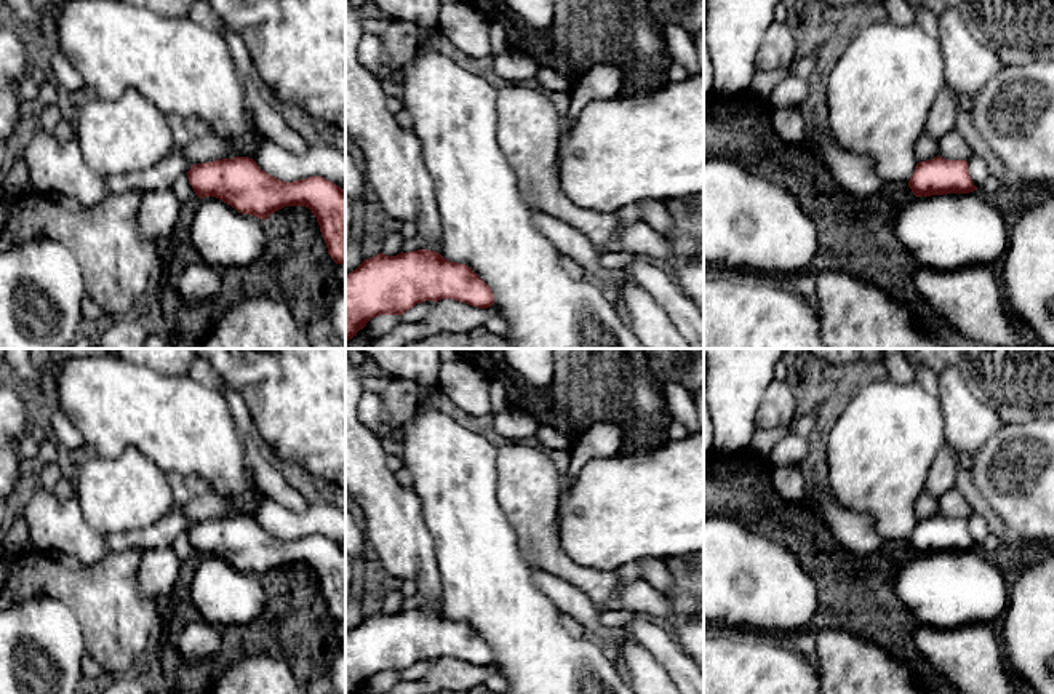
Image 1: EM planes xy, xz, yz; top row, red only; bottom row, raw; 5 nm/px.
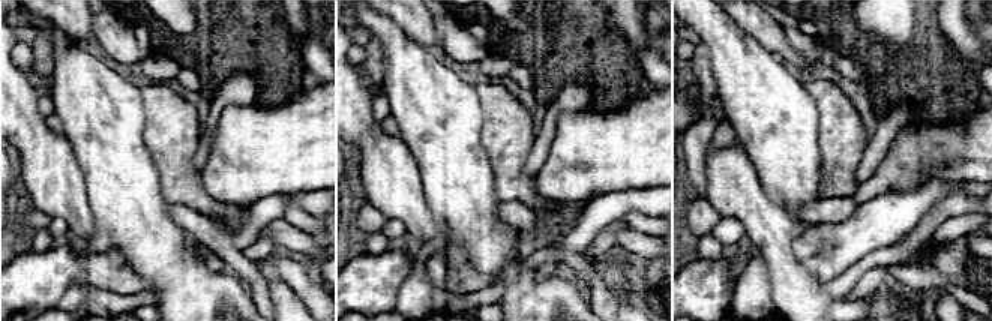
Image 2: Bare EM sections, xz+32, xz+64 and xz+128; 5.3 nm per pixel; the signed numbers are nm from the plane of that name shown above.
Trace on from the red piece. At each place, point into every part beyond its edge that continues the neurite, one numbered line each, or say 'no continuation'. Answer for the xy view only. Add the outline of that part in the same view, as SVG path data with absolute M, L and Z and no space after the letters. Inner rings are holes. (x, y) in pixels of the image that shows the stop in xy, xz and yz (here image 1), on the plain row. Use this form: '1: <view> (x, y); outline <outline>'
no continuation

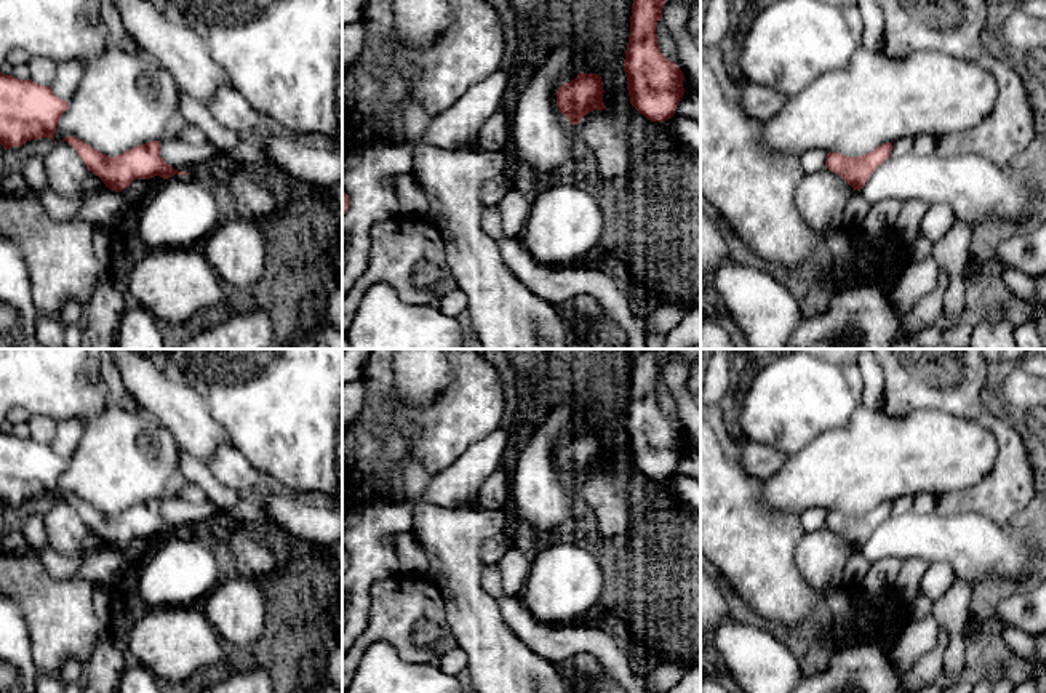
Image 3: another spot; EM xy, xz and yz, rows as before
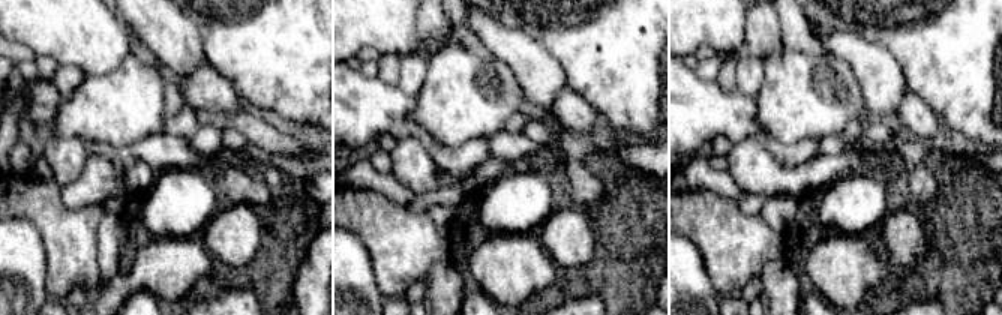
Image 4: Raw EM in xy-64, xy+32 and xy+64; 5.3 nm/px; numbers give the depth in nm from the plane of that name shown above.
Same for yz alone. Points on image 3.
no continuation

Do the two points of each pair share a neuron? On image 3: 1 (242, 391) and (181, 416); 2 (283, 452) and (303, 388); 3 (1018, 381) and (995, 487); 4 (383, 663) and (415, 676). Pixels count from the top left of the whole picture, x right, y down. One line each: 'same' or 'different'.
1: different
2: same
3: different
4: same

